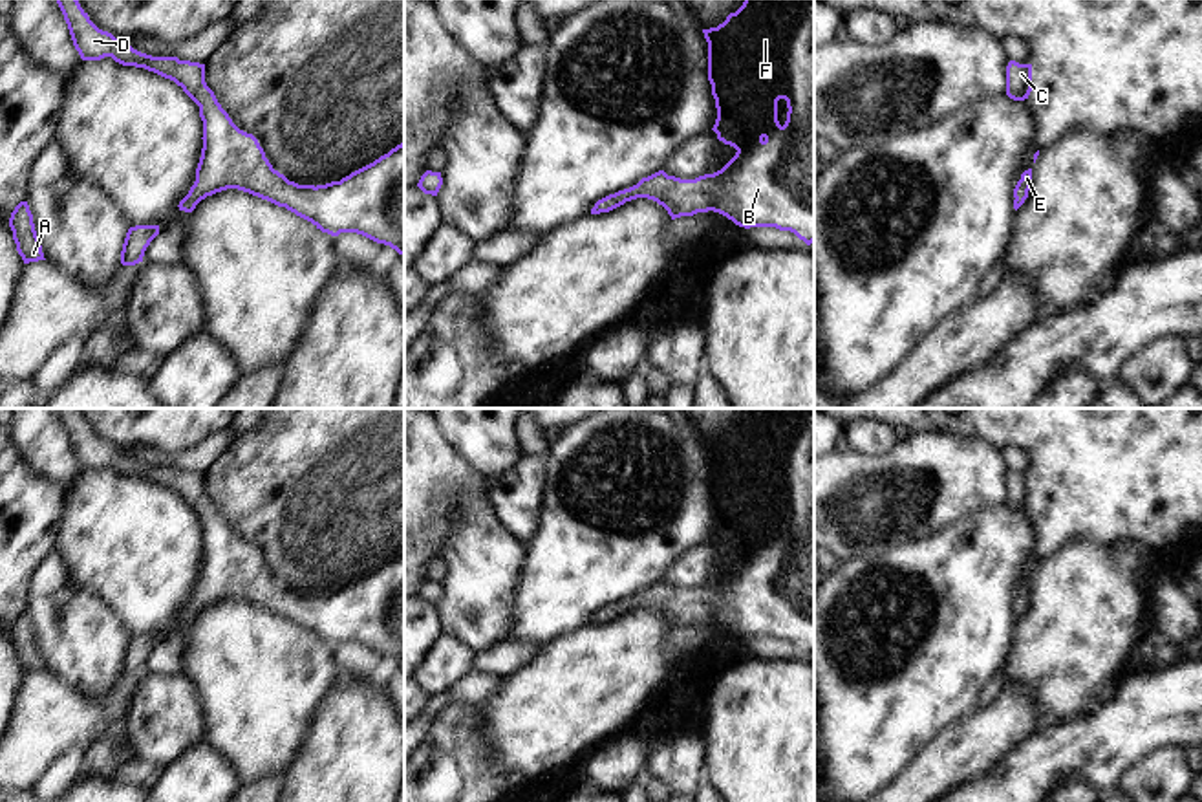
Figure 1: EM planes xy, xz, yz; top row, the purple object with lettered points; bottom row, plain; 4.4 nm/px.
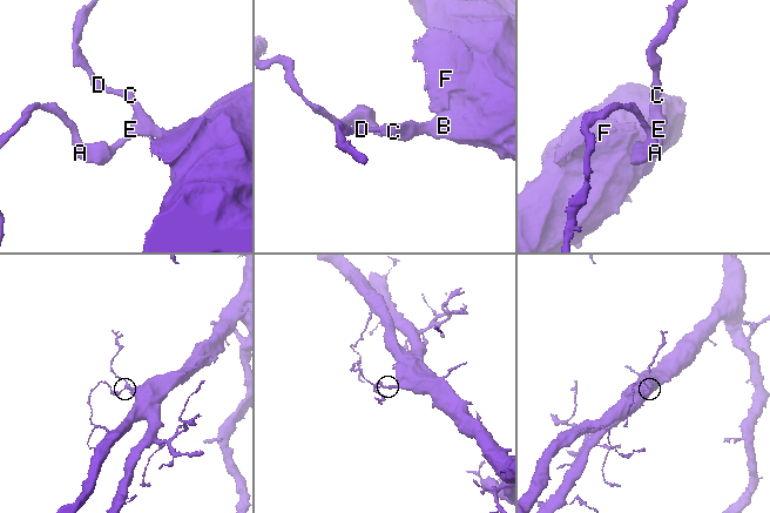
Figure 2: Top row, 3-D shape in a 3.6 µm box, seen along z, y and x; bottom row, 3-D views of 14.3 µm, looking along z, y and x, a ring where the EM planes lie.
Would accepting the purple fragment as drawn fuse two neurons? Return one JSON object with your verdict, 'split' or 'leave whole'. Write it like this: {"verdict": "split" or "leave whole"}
{"verdict": "leave whole"}

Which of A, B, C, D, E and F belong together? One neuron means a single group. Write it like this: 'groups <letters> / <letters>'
groups A B C D E F

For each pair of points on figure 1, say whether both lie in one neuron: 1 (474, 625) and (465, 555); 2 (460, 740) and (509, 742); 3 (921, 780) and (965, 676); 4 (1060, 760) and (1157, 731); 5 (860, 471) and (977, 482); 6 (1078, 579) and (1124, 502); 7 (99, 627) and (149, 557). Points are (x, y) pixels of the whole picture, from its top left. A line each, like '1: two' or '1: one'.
1: one
2: two
3: two
4: one
5: one
6: two
7: two

